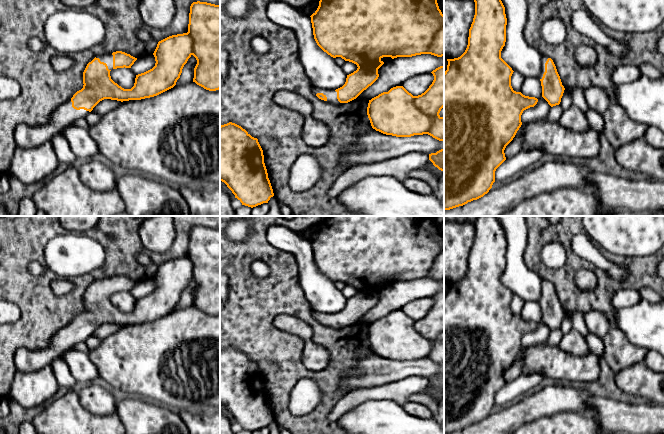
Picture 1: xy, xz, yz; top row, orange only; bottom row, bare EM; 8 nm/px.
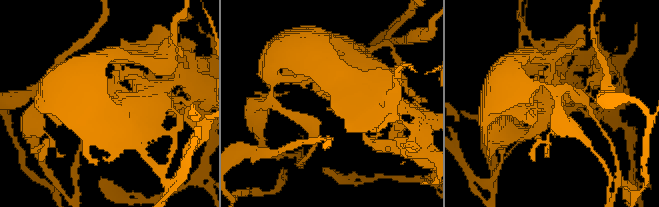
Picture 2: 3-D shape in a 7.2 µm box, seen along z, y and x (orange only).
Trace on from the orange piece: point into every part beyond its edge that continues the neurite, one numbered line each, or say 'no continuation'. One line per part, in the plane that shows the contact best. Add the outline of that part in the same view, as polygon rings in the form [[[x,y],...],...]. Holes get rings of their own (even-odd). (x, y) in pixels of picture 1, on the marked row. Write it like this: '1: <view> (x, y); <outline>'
1: xy (26, 136); [[[71,99],[67,100],[54,111],[51,118],[44,125],[19,124],[14,131],[16,147],[28,149],[50,141],[56,133],[60,133],[77,119],[85,118],[89,113],[84,109],[74,109]]]

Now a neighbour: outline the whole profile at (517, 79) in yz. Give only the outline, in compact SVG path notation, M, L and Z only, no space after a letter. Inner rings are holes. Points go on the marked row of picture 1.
M514 71L511 76L511 86L513 90L516 92L521 92L521 86L523 84L523 81L524 77L521 74Z

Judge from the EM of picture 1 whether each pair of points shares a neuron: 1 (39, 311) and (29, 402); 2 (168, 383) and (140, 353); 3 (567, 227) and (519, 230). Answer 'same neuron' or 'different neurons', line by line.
1: different neurons
2: same neuron
3: different neurons

